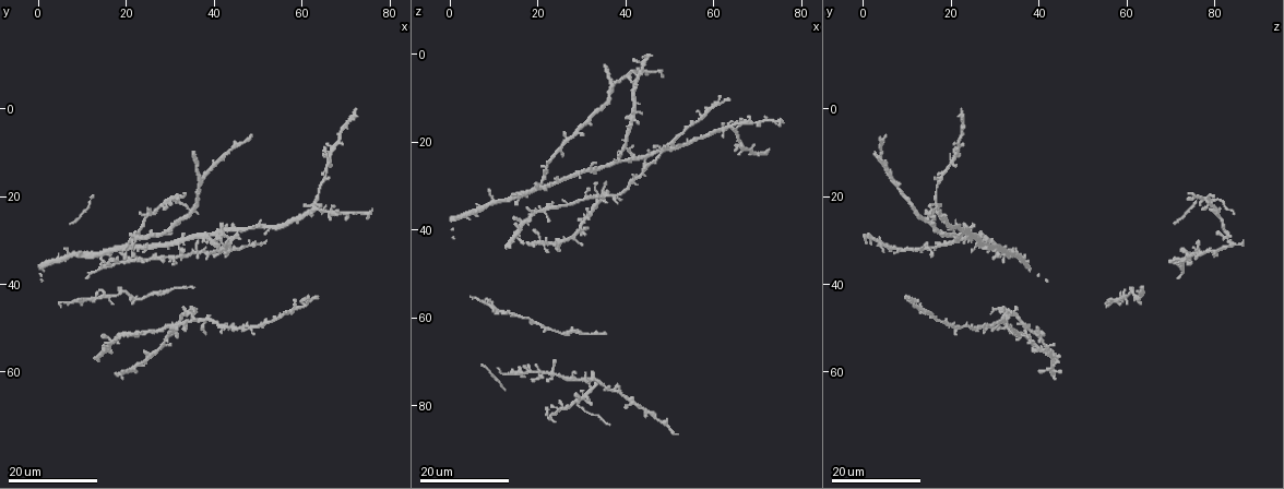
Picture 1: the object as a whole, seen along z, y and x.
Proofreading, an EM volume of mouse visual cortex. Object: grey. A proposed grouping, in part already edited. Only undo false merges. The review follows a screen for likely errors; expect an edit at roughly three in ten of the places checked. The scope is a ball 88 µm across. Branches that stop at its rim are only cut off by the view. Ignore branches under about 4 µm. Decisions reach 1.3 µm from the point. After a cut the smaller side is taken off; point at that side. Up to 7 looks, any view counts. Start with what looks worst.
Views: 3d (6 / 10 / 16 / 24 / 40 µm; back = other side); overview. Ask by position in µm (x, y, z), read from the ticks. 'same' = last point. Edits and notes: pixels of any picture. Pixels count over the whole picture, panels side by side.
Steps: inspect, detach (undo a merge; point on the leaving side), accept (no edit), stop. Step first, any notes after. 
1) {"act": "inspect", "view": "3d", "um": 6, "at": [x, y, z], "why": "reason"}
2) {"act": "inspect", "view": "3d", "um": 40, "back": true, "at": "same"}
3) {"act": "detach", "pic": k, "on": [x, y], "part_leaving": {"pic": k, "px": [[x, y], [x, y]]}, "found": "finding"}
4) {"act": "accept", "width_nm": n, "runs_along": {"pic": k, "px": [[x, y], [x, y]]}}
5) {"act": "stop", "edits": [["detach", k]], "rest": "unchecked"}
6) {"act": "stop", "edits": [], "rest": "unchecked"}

{"act": "inspect", "view": "3d", "um": 16, "at": [20.0, 34.5, 72.0], "why": "four-way junction"}

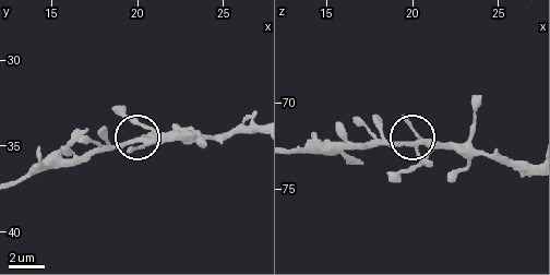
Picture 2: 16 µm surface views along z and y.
{"act": "inspect", "view": "3d", "um": 10, "at": [20.2, 34.5, 72.4]}

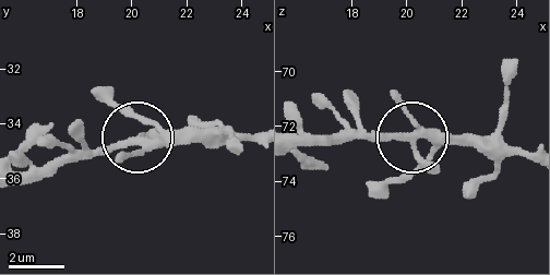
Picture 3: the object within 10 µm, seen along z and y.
{"act": "inspect", "view": "3d", "um": 6, "at": [20.1, 34.7, 72.6], "why": "zoom in"}

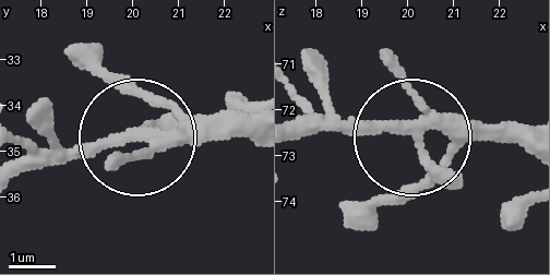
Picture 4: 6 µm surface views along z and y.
{"act": "accept", "width_nm": 290, "found": "all the same neuron"}

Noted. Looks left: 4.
{"act": "inspect", "view": "3d", "um": 24, "at": [38.5, 47.5, 32.0], "why": "looks like a crossing"}

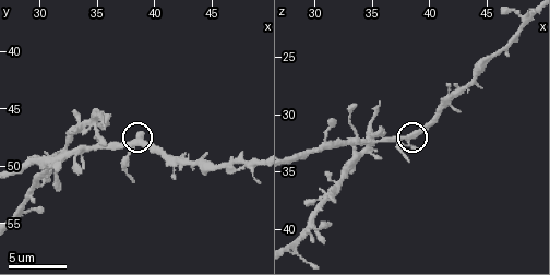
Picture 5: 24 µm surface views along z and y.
{"act": "inspect", "view": "3d", "um": 6, "at": [38.2, 48.2, 32.0]}

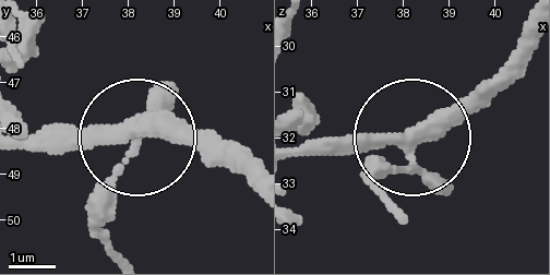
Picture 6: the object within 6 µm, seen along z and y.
{"act": "detach", "pic": 6, "on": [103, 190], "part_leaving": {"pic": 6, "px": [[134, 126], [111, 192], [111, 251]]}, "found": "a second neuron is stuck on"}

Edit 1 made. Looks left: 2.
{"act": "stop", "edits": [["detach", 6]], "rest": "unchecked"}

